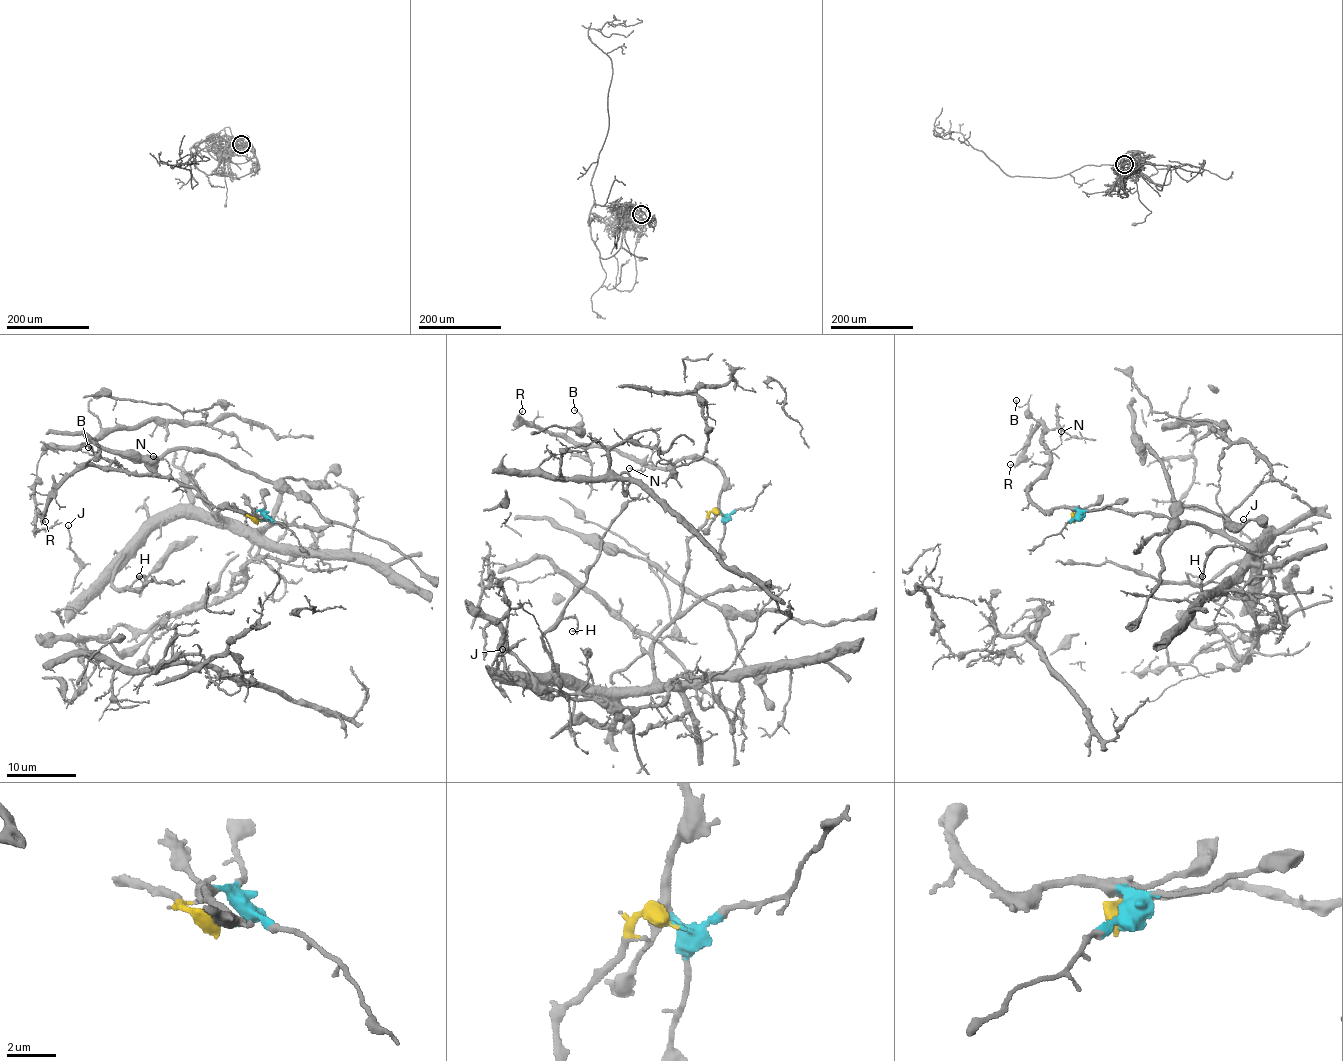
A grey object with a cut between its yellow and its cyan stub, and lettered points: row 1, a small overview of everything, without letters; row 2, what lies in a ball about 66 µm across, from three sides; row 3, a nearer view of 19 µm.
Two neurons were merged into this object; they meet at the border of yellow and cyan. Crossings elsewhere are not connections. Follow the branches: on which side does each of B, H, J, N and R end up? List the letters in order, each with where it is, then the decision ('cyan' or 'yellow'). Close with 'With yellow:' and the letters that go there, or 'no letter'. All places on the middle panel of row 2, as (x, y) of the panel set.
B: at (574, 410); cyan
H: at (572, 631); yellow
J: at (502, 649); yellow
N: at (629, 468); cyan
R: at (522, 411); cyan
With yellow: H, J

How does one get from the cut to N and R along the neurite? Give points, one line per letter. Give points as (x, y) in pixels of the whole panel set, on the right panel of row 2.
N: (1075, 519), (1077, 518), (1075, 509), (1038, 508), (1028, 491), (1047, 470), (1051, 452), (1062, 441), (1061, 431)
R: (1075, 519), (1075, 509), (1038, 508), (1028, 491), (1050, 458), (1043, 423), (1022, 458), (1010, 464)

